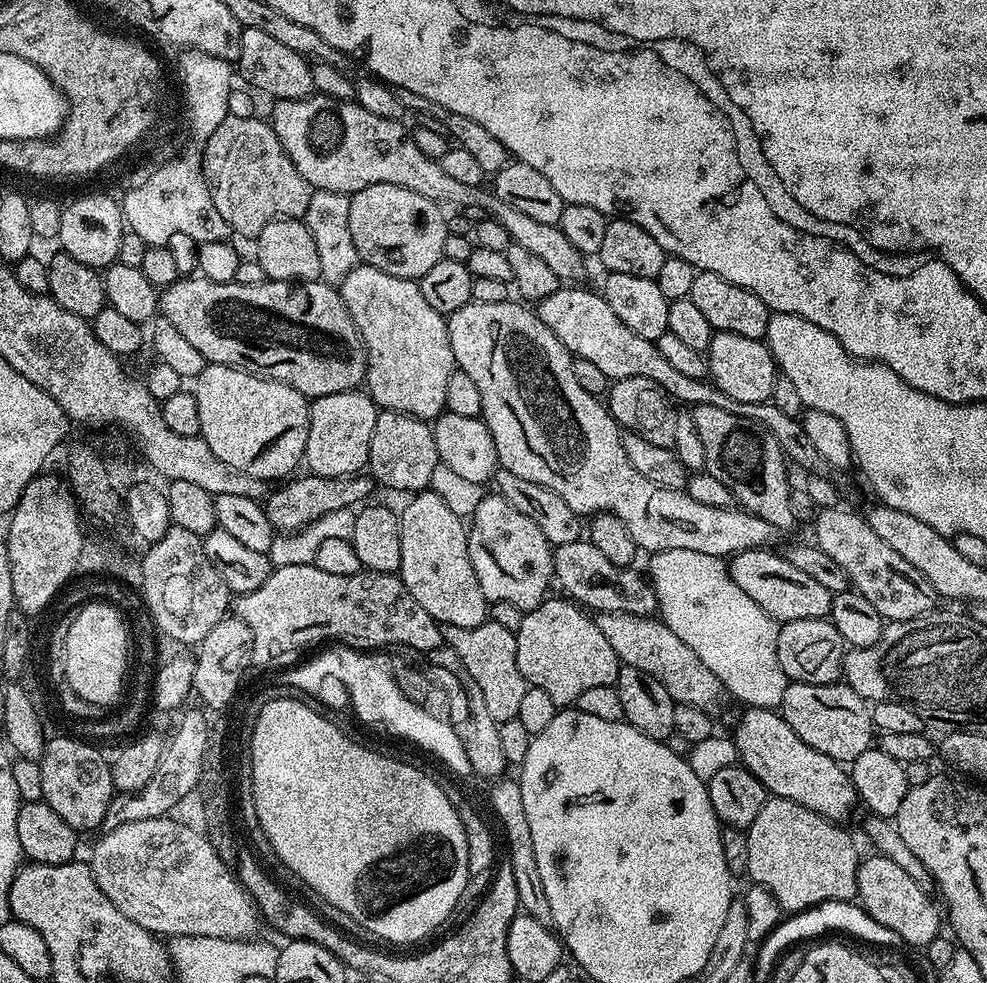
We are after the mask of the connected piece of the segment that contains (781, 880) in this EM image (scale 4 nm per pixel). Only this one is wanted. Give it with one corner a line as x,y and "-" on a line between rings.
772,796
746,831
746,847
750,850
747,879
770,890
785,913
800,913
828,900
857,899
862,856
856,853
851,834
837,821
828,820
798,802

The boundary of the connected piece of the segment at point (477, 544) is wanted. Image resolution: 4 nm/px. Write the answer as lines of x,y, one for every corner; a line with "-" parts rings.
486,494
482,502
470,517
468,528
468,553
474,566
474,574
478,578
478,586
482,586
482,594
489,602
511,602
523,612
534,610
544,599
548,588
554,580
552,566
553,545
541,543
540,556
532,548
527,548
520,540
544,540
542,530
526,518
526,514
514,510
506,498
499,494

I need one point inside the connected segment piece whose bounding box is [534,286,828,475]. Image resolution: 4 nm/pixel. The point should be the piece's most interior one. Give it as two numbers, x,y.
583,322

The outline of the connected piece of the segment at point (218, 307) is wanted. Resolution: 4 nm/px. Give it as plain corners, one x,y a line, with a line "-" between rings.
193,275
193,280
181,278
169,284
163,289
162,295
158,300
158,308
164,317
174,326
178,326
178,331
196,347
202,354
202,358
209,364
228,364
232,368
240,368
243,372
254,372
258,376
264,376
267,380
277,380
294,390
298,390
303,396
315,398
326,394
338,394
339,392
350,392
359,389
365,383
368,375
368,356
364,352
364,343
360,337
360,330
354,326
346,306
342,302
339,291
331,283
323,279
302,280
299,282
289,282
286,280
261,279
261,284
240,284
241,282
214,282
204,276

